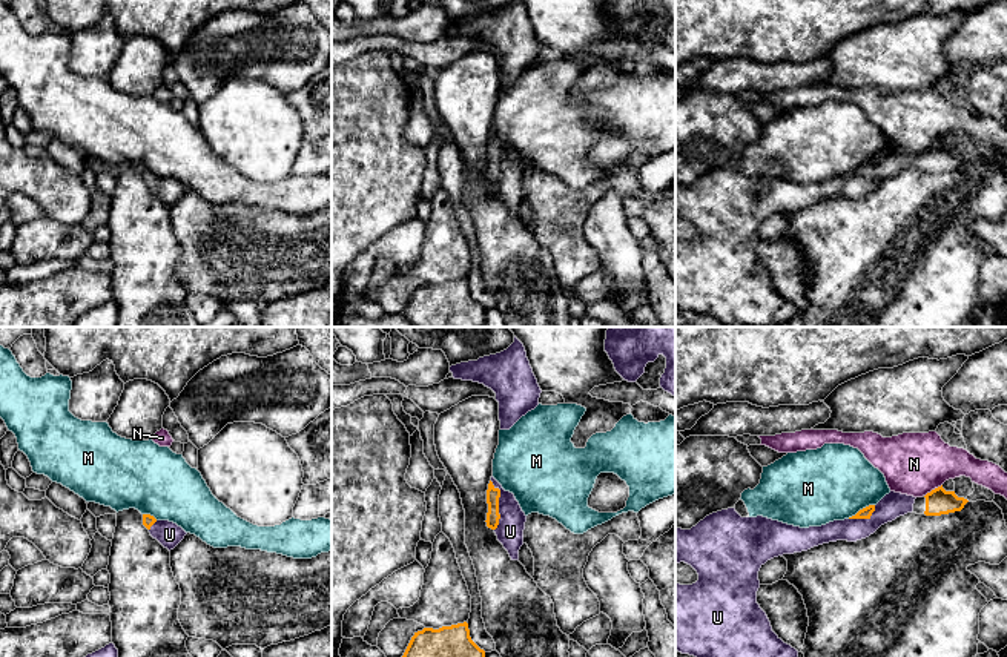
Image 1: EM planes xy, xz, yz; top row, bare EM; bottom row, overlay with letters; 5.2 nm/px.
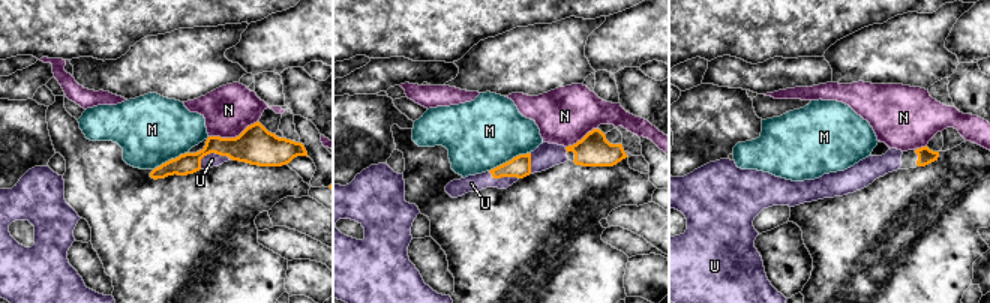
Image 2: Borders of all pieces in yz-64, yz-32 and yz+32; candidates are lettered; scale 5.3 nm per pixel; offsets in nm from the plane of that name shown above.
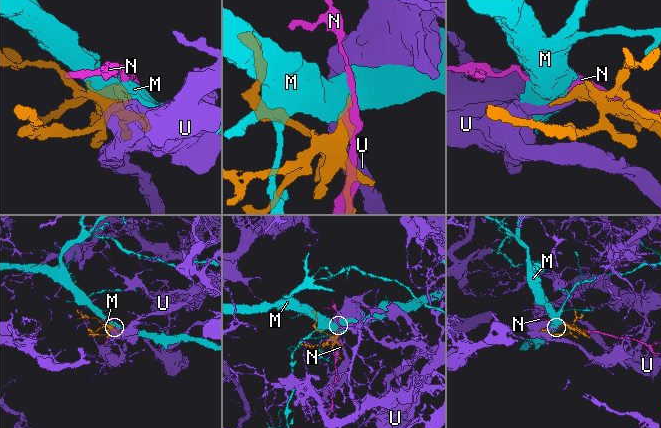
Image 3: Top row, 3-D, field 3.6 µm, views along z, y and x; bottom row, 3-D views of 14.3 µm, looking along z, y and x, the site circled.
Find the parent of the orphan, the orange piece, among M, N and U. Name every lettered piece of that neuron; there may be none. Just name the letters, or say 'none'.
U

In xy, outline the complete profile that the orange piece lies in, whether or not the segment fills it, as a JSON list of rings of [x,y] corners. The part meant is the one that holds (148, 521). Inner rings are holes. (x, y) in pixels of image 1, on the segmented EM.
[[[143,514],[143,525],[150,536],[169,551],[173,550],[187,534],[181,527],[169,520],[157,520],[150,514]]]

